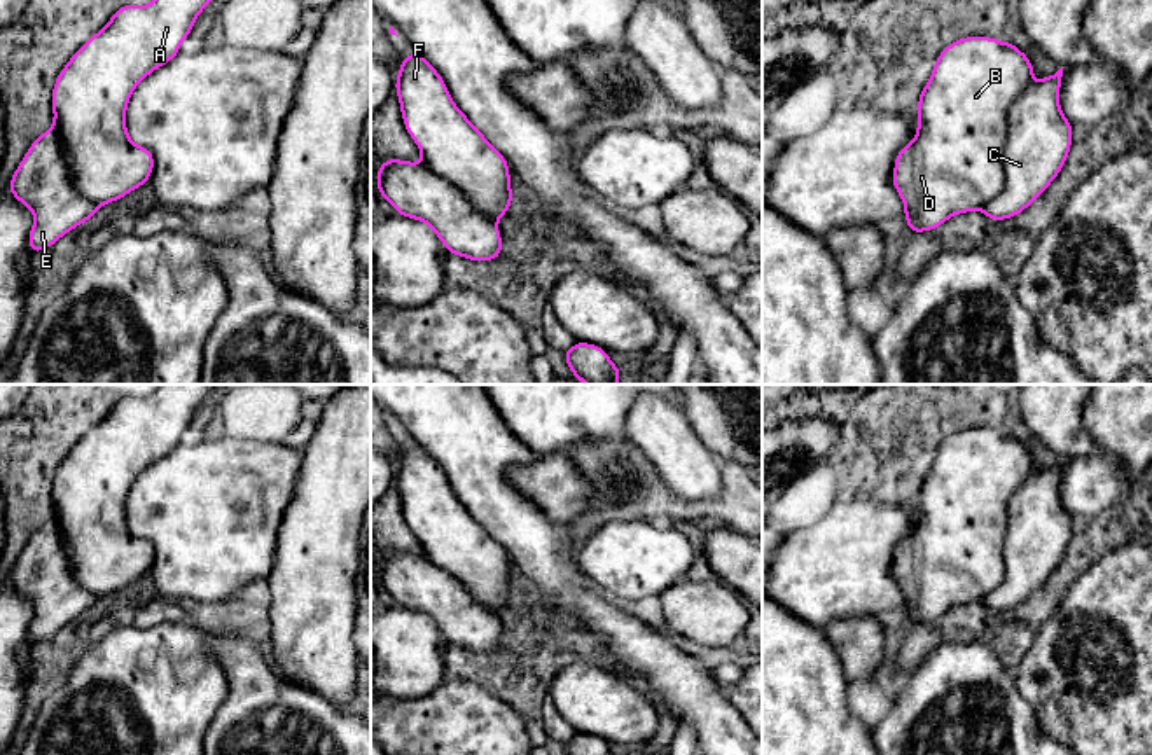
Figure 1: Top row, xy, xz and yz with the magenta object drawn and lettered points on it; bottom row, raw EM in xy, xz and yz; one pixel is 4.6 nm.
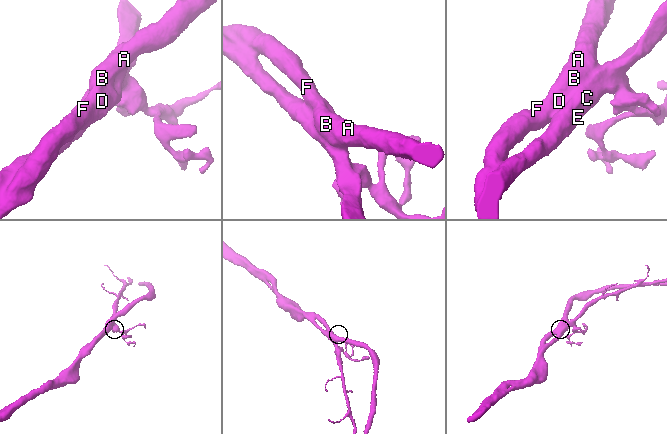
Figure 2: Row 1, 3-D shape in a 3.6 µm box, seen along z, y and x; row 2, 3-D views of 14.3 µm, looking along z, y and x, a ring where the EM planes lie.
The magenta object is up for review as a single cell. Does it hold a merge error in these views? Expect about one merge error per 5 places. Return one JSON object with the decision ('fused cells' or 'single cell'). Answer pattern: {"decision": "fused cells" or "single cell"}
{"decision": "single cell"}

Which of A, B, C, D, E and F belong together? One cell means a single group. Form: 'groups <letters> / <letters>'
groups A B C D E F

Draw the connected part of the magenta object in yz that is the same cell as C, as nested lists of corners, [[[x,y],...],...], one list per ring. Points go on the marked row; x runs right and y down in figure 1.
[[[963,37],[942,49],[918,98],[918,131],[895,156],[893,187],[904,201],[909,232],[937,229],[958,213],[981,210],[991,220],[1007,220],[1026,210],[1059,175],[1072,149],[1072,122],[1059,107],[1063,68],[1033,82],[1030,58],[1012,42]]]

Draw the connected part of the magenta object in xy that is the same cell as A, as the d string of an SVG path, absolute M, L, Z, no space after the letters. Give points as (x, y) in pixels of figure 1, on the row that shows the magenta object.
M152 0L147 5L121 5L110 21L68 59L52 86L52 126L30 145L16 168L9 192L33 211L28 234L30 252L52 246L72 229L93 218L100 206L114 203L140 185L154 171L154 154L136 145L126 128L126 110L136 86L159 66L170 63L189 37L198 16L212 0Z

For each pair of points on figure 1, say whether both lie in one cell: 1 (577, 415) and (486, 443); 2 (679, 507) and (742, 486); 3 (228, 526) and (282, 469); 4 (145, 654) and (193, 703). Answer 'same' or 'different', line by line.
1: different
2: same
3: same
4: same

